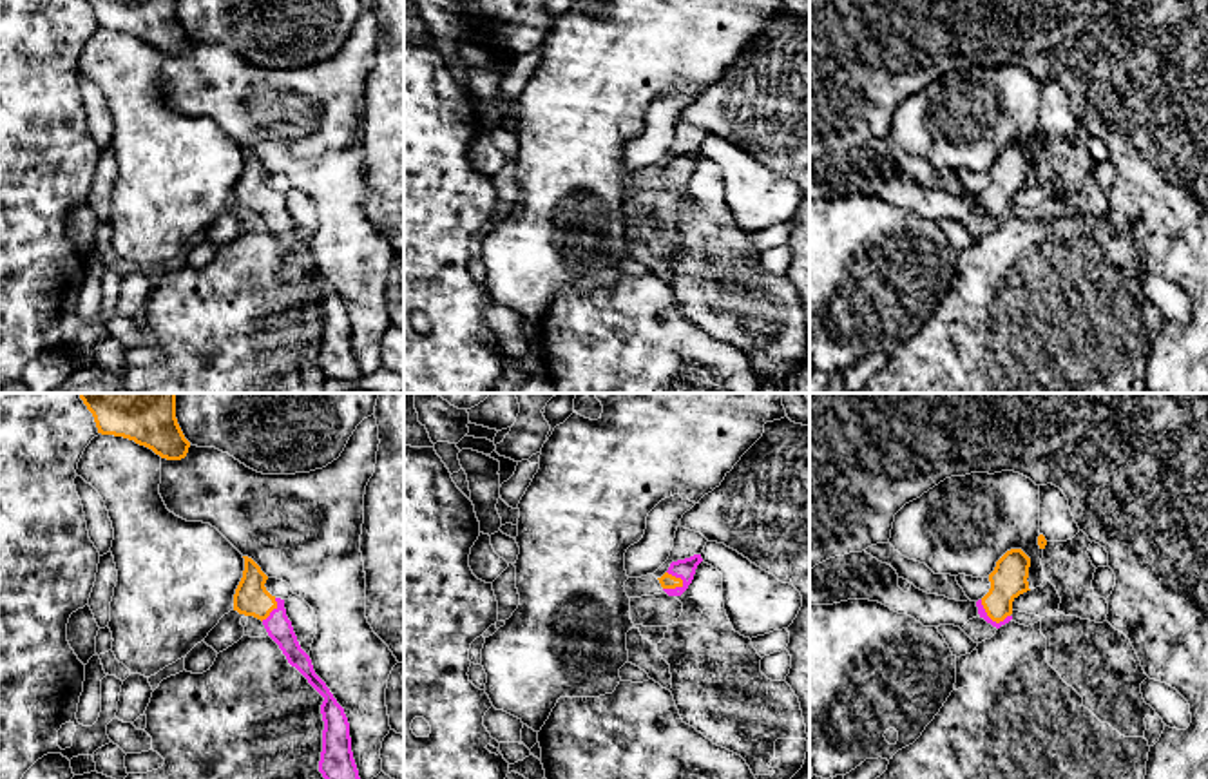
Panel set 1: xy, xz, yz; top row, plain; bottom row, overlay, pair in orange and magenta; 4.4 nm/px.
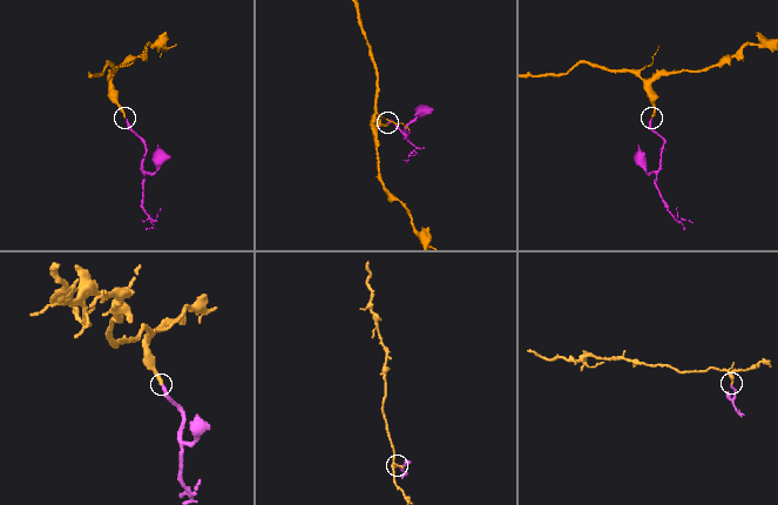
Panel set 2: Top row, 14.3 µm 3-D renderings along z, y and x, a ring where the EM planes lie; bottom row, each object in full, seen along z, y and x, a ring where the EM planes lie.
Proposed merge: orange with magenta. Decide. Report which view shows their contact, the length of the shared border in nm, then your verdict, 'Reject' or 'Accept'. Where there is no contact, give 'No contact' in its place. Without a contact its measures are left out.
Touches orange in xz. Shared border 100 nm. Accept

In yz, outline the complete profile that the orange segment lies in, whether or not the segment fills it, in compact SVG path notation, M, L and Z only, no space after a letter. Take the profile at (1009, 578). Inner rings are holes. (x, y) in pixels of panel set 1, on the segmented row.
M1021 549L1007 551L989 574L991 589L976 601L978 614L992 627L1012 620L1012 601L1029 589L1031 558Z

